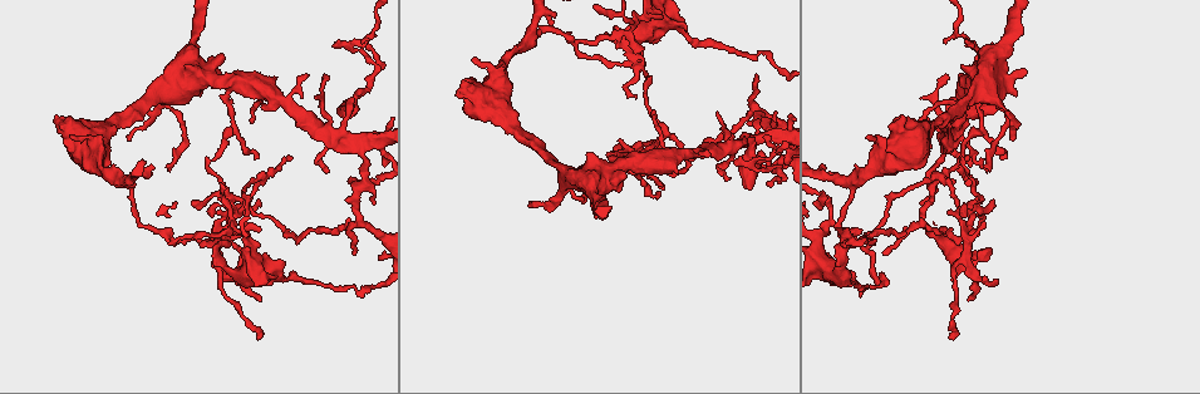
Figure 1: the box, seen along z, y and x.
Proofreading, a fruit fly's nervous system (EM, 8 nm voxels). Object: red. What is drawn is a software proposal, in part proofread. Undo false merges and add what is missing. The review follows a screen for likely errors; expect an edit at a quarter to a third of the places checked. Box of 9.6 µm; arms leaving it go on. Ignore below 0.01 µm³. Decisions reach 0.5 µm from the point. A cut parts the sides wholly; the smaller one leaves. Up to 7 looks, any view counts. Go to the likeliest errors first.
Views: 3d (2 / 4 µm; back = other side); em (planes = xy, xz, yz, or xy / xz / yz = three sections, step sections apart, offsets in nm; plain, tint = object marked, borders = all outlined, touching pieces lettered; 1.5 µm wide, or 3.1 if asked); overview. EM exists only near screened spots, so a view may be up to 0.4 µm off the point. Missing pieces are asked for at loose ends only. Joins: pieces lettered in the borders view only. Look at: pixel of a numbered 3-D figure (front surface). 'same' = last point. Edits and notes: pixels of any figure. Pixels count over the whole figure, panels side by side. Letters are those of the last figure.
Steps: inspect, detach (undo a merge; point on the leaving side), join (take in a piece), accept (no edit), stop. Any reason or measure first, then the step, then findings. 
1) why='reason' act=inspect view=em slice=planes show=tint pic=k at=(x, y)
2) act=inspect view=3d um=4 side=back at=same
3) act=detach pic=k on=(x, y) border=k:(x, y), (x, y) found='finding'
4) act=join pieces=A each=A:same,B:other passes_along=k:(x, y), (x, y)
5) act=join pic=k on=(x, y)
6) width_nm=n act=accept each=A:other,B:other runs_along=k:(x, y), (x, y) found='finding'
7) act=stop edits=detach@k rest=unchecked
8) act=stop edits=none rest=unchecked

why='abrupt turn' act=inspect view=3d um=4 pic=1 at=(762, 114)

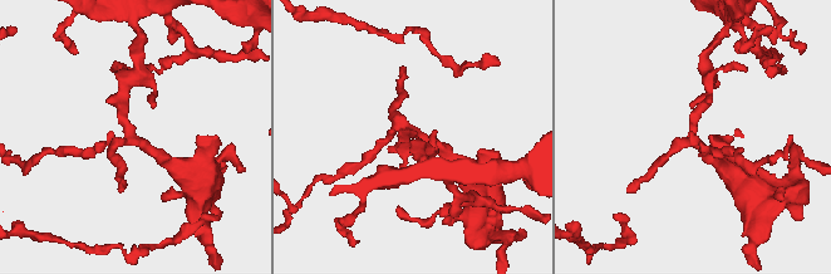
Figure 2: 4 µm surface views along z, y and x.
act=inspect view=em slice=planes show=borders pic=2 at=(128, 134)

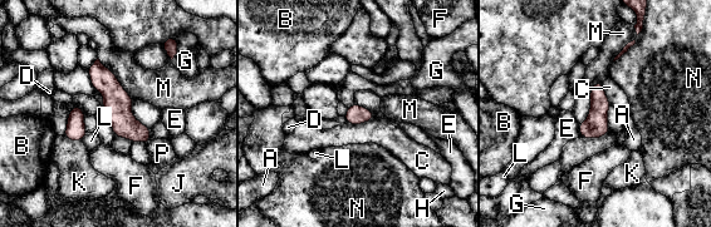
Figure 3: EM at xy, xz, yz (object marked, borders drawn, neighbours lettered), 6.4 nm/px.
act=accept each=A:other,B:other,C:other,D:other,E:other,F:other,G:other,H:other,J:other,K:other,L:other,M:other,N:other,P:other found='all the same cell'

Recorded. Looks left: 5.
why='thin end' act=inspect view=3d um=2 side=back pic=1 at=(168, 167)

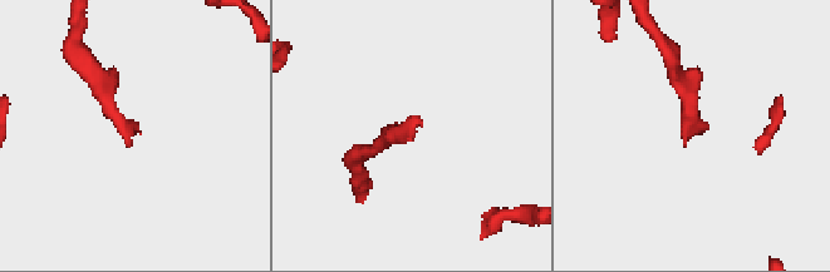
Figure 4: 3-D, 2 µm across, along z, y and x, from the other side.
why='shape alone is not enough' act=inspect view=em slice=planes show=tint pic=4 at=(126, 147)

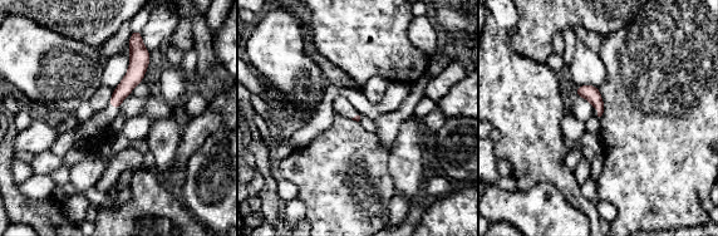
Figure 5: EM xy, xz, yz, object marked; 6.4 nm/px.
why='what lies round it' act=inspect view=em slice=planes show=borders at=same

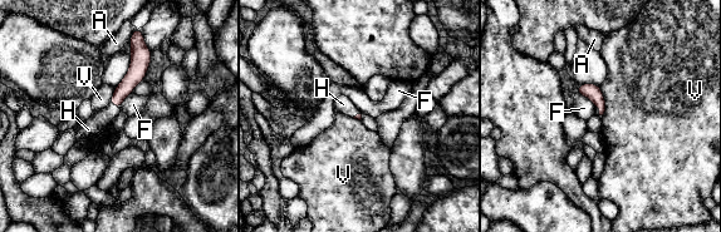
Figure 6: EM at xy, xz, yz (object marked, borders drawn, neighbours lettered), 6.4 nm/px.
act=join pieces=H each=A:other,F:other,H:same,V:other found='it goes on there'

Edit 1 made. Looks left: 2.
why='thick turns thin' act=inspect view=em slice=planes show=borders pic=1 at=(231, 226)

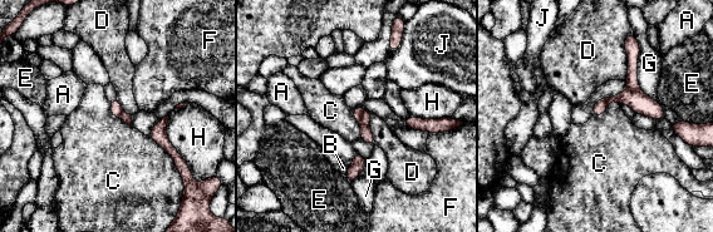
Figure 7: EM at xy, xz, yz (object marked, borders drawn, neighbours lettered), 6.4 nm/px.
act=detach pic=7 on=(365, 133) each=A:other,B:other,C:other,D:other,E:other,F:other,G:other,H:other,J:other border=7:(364, 110), (359, 122) found='a second cell is stuck on'

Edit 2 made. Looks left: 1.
act=stop edits=join@6,detach@7 rest=unchecked

